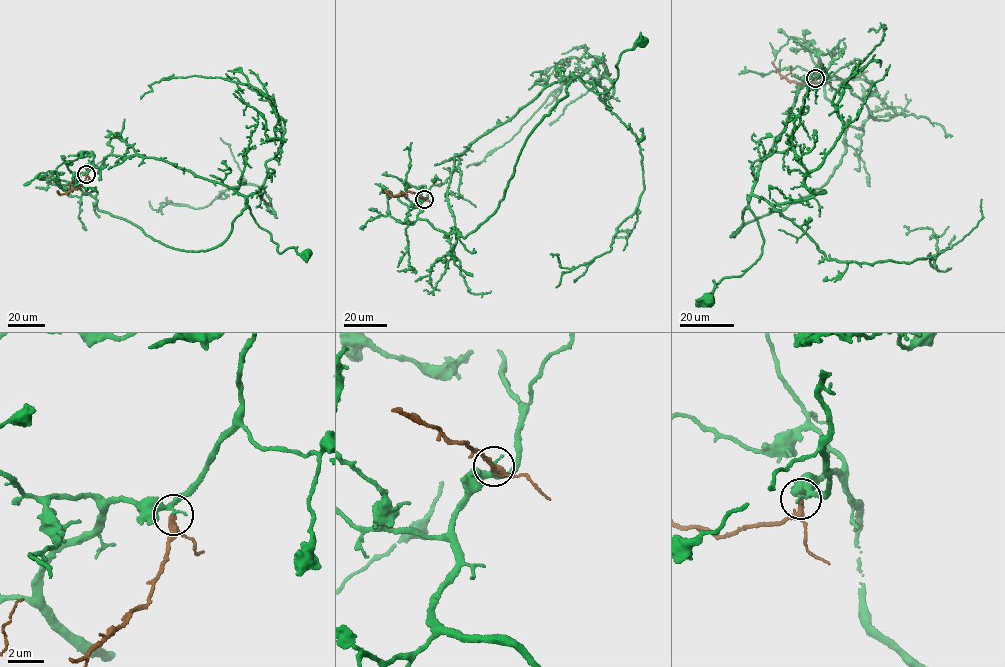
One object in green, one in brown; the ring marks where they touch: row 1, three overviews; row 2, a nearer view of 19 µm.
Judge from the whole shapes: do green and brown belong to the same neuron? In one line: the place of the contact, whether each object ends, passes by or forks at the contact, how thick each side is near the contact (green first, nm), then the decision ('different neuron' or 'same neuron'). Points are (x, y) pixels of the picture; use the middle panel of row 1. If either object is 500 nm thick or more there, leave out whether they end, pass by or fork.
(424, 199) | green passes by | brown ends | 220/360 nm | different neuron

